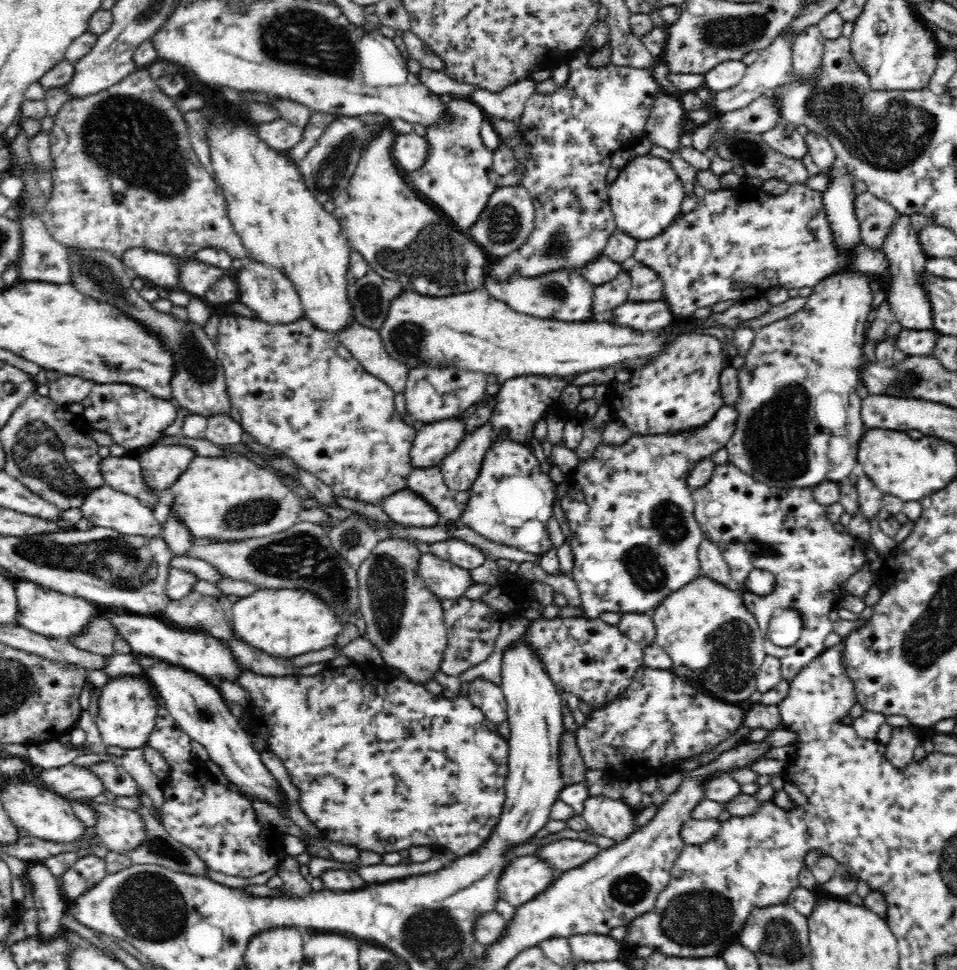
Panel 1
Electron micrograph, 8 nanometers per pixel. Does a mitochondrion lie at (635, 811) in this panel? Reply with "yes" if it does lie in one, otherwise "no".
no

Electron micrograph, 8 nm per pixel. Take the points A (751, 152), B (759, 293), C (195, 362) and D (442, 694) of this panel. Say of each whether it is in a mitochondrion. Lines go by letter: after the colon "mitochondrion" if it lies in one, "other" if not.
A: mitochondrion
B: other
C: mitochondrion
D: other

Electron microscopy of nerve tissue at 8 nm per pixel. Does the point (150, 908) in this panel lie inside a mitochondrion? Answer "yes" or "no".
yes

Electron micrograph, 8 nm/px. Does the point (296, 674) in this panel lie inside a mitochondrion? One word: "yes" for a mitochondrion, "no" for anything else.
no

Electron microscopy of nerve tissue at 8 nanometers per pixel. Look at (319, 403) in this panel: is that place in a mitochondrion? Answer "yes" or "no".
yes

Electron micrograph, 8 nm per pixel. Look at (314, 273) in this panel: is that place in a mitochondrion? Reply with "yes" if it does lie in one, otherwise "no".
no

